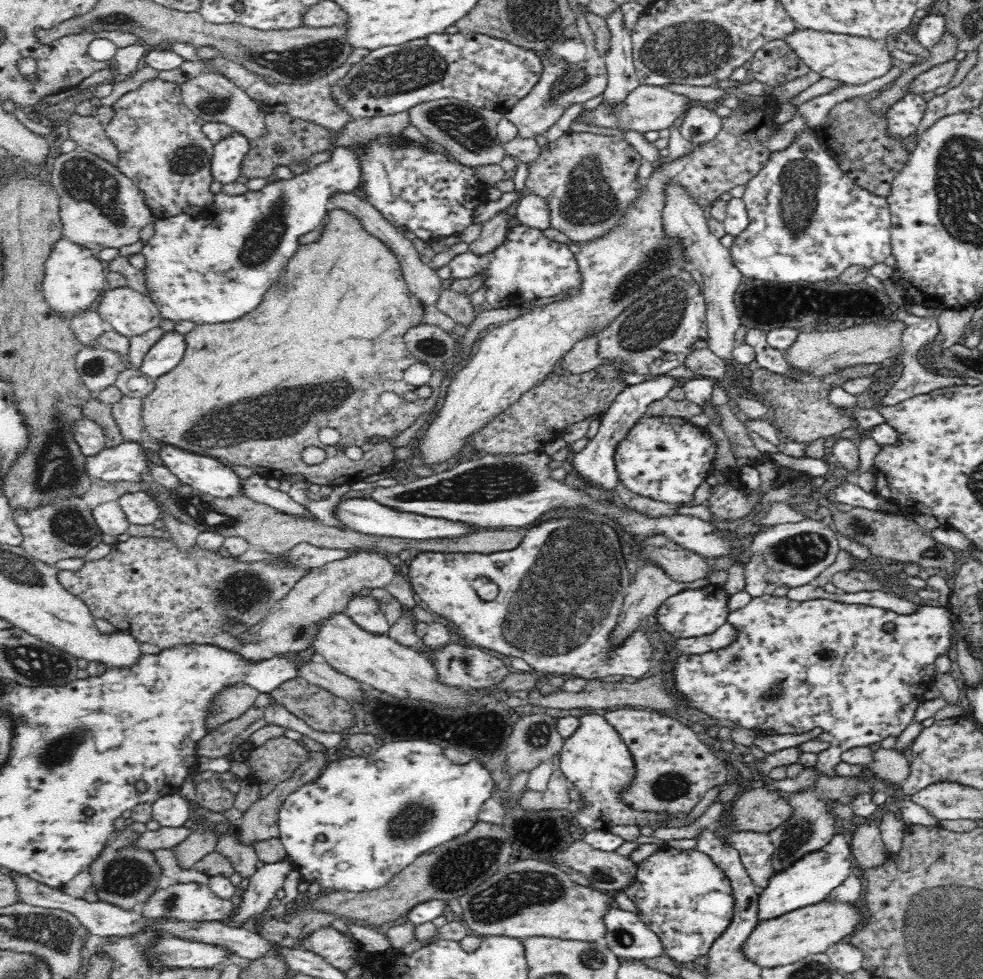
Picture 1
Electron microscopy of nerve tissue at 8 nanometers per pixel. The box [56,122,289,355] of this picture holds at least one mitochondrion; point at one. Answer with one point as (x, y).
(85, 180)

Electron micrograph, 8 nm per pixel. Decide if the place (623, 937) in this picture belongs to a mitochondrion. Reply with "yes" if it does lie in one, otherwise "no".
yes

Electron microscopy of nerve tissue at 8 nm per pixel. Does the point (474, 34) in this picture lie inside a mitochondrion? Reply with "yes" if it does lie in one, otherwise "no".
no

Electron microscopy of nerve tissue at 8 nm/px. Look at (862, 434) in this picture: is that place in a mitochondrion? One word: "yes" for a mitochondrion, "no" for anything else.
no

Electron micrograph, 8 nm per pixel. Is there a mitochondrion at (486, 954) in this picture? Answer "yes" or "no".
no

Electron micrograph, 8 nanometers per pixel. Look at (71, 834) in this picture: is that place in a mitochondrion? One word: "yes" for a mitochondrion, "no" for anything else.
no

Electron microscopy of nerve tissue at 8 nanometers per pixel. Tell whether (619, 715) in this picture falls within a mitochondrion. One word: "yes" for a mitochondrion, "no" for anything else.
no

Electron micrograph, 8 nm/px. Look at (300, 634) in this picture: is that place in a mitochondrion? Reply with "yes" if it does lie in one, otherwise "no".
yes

